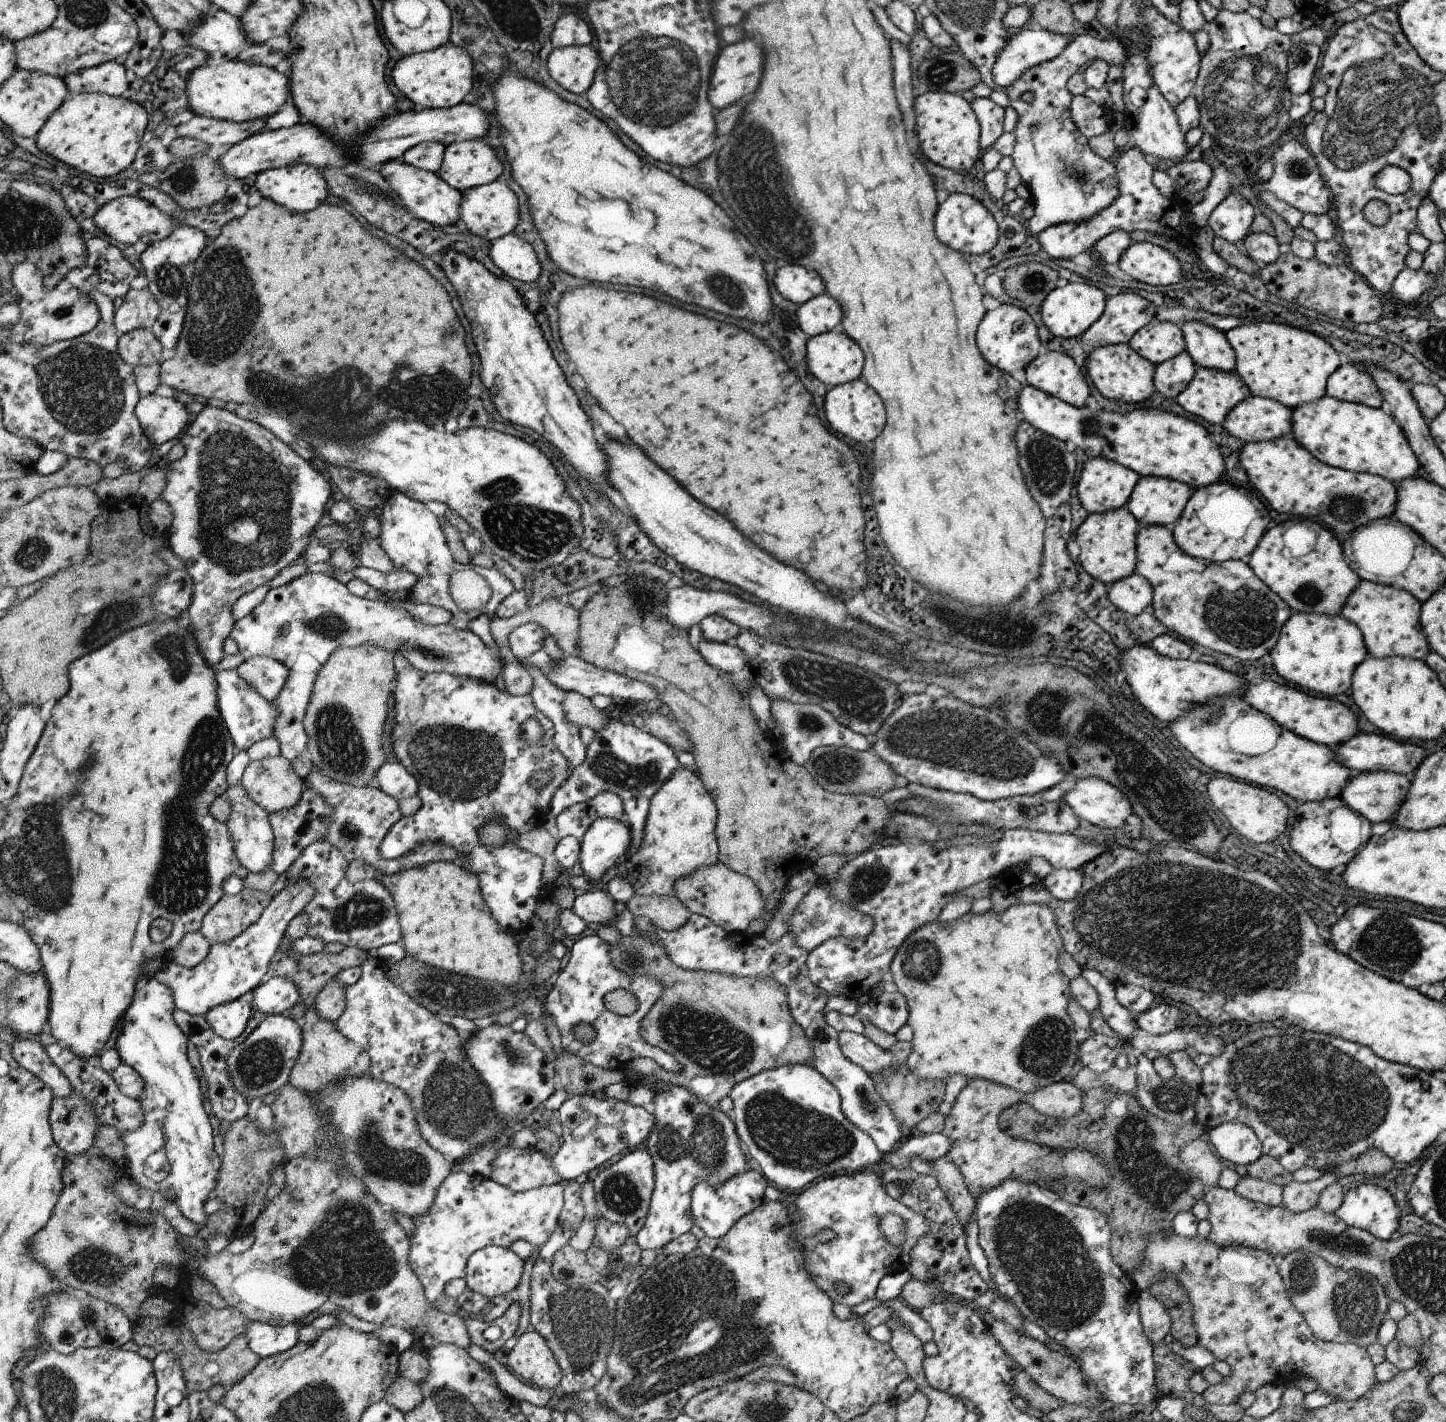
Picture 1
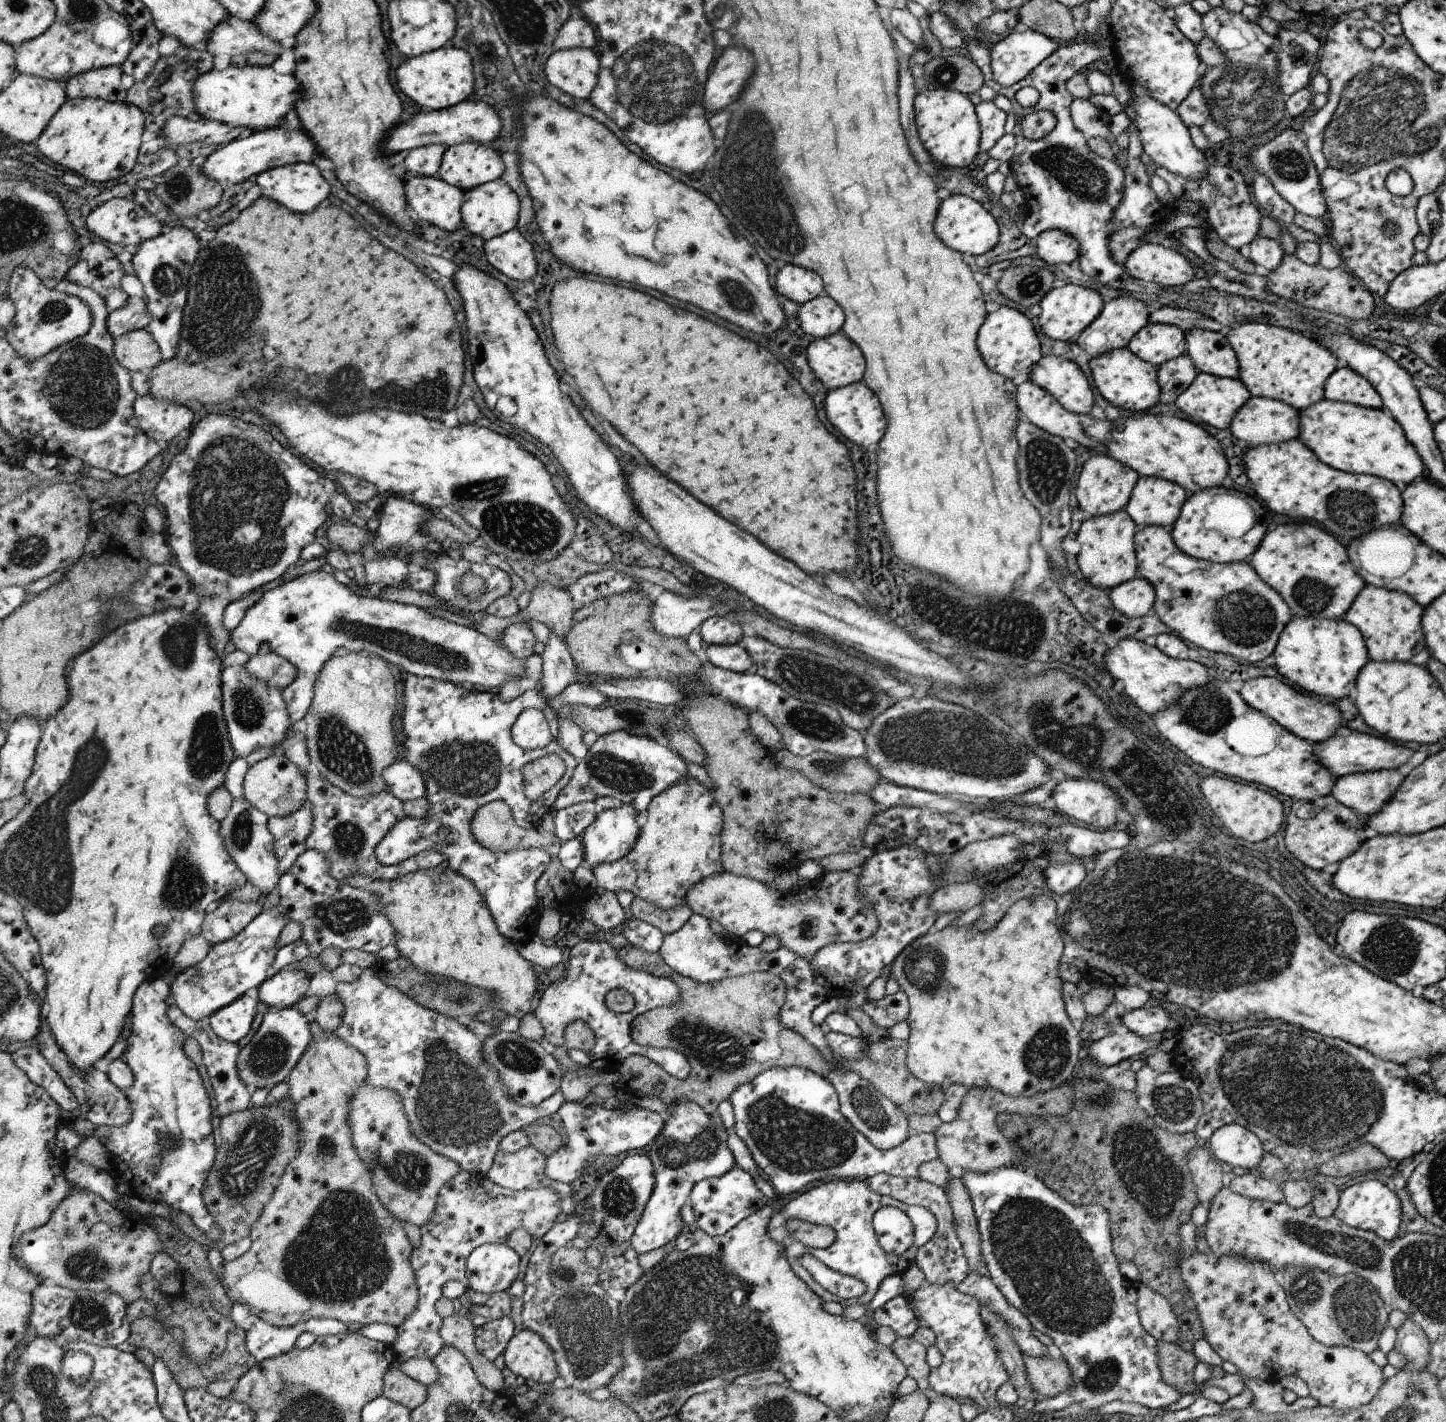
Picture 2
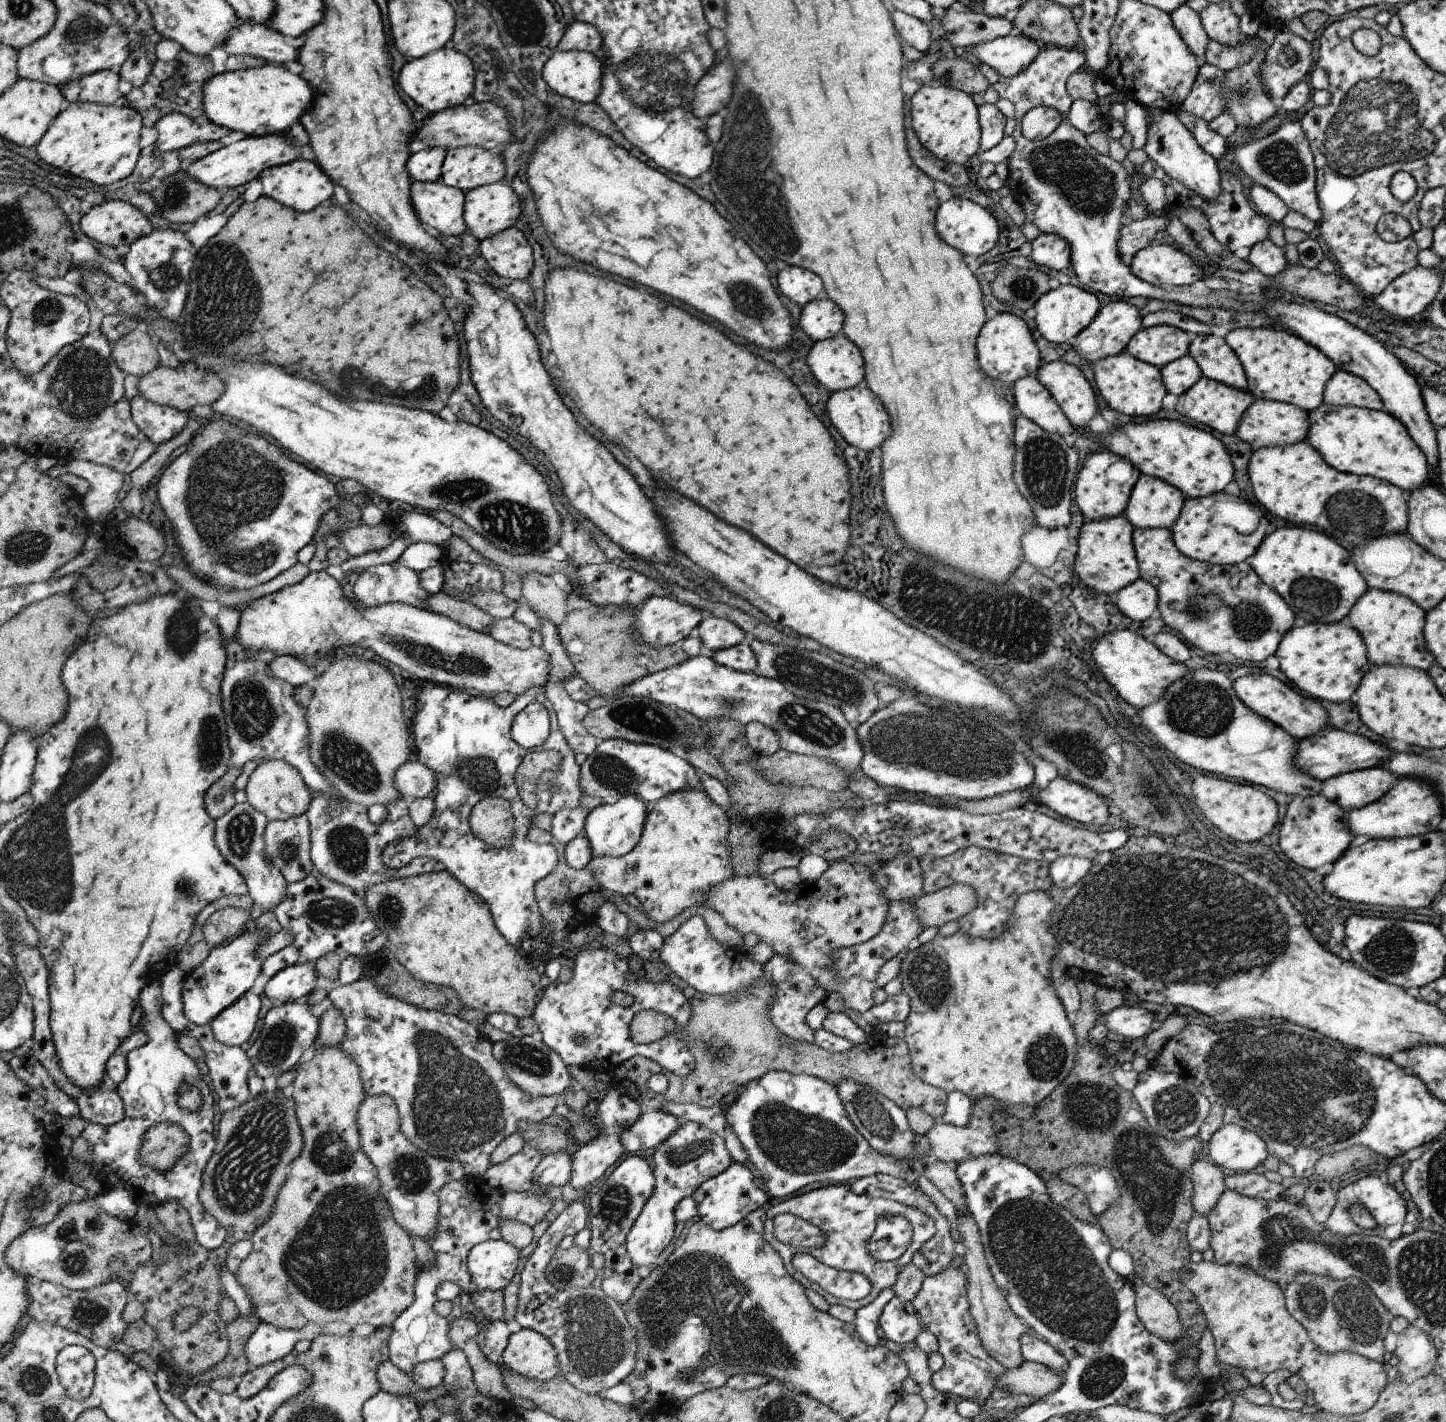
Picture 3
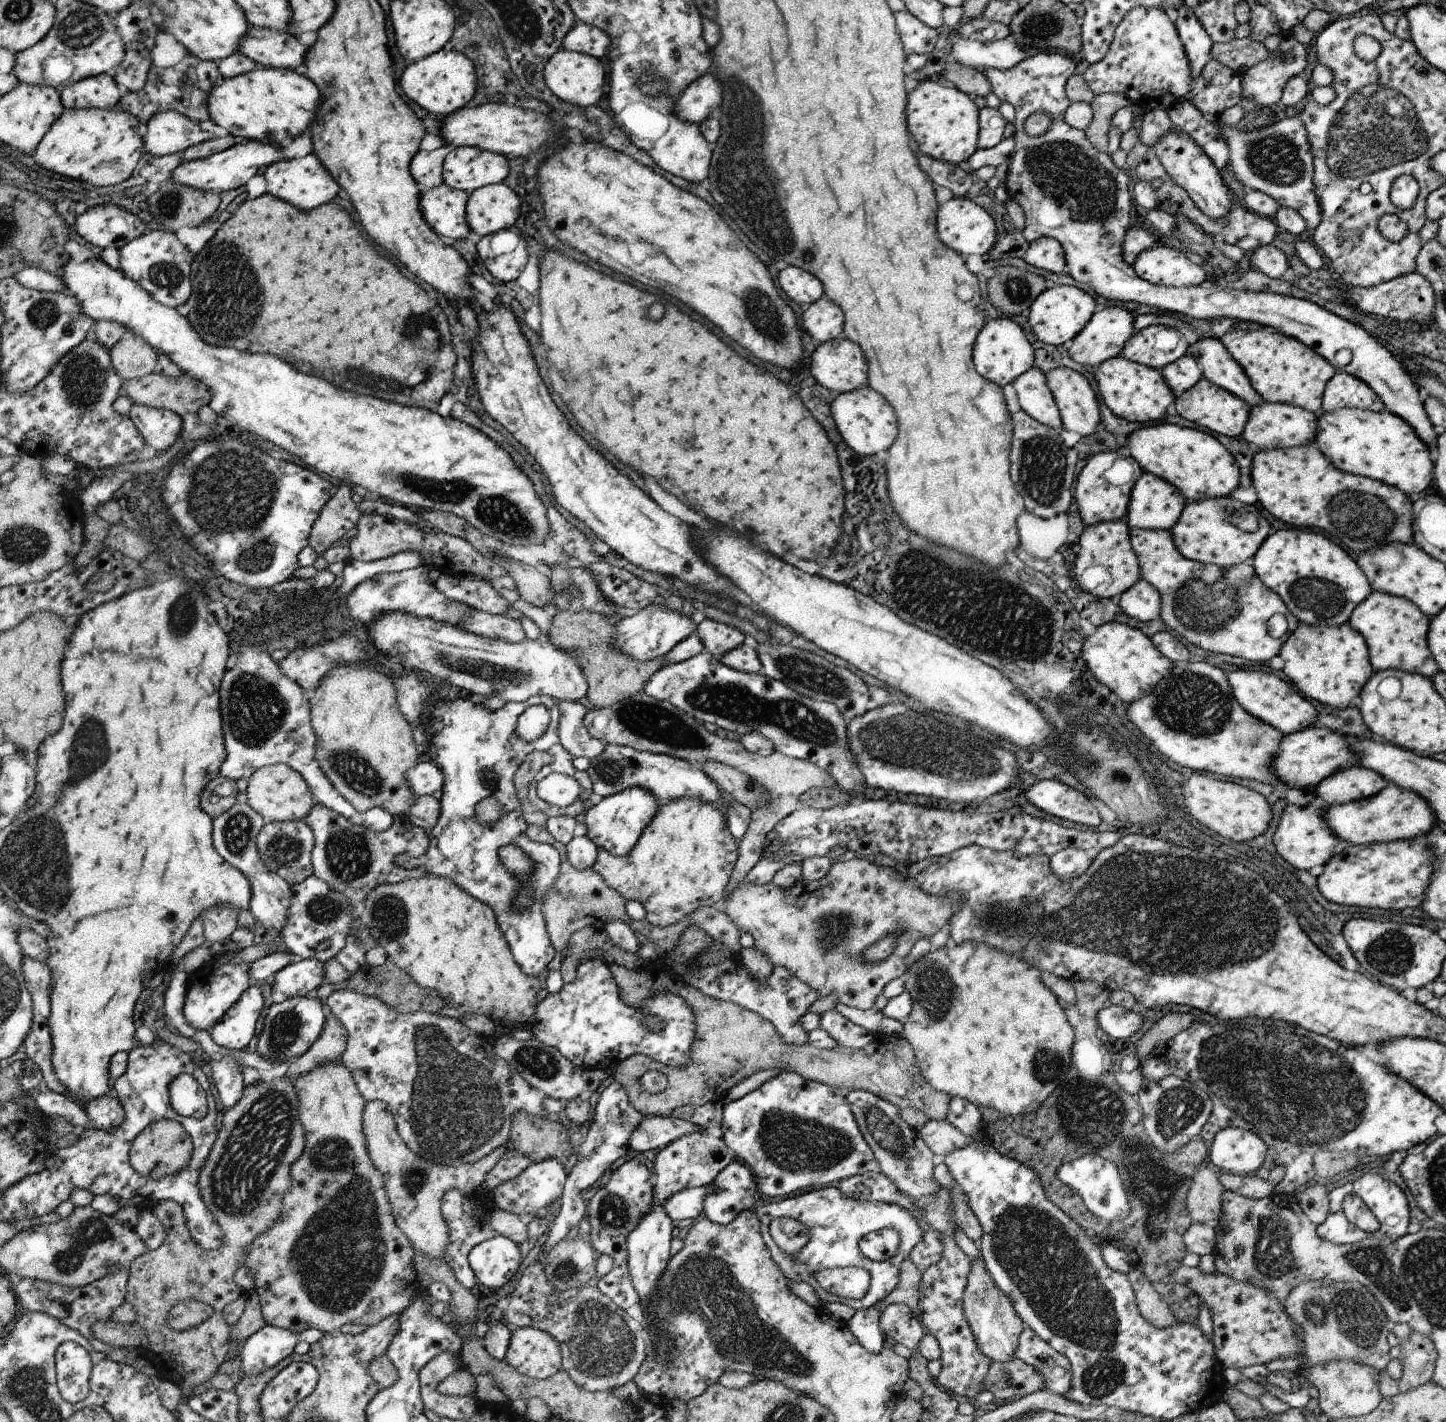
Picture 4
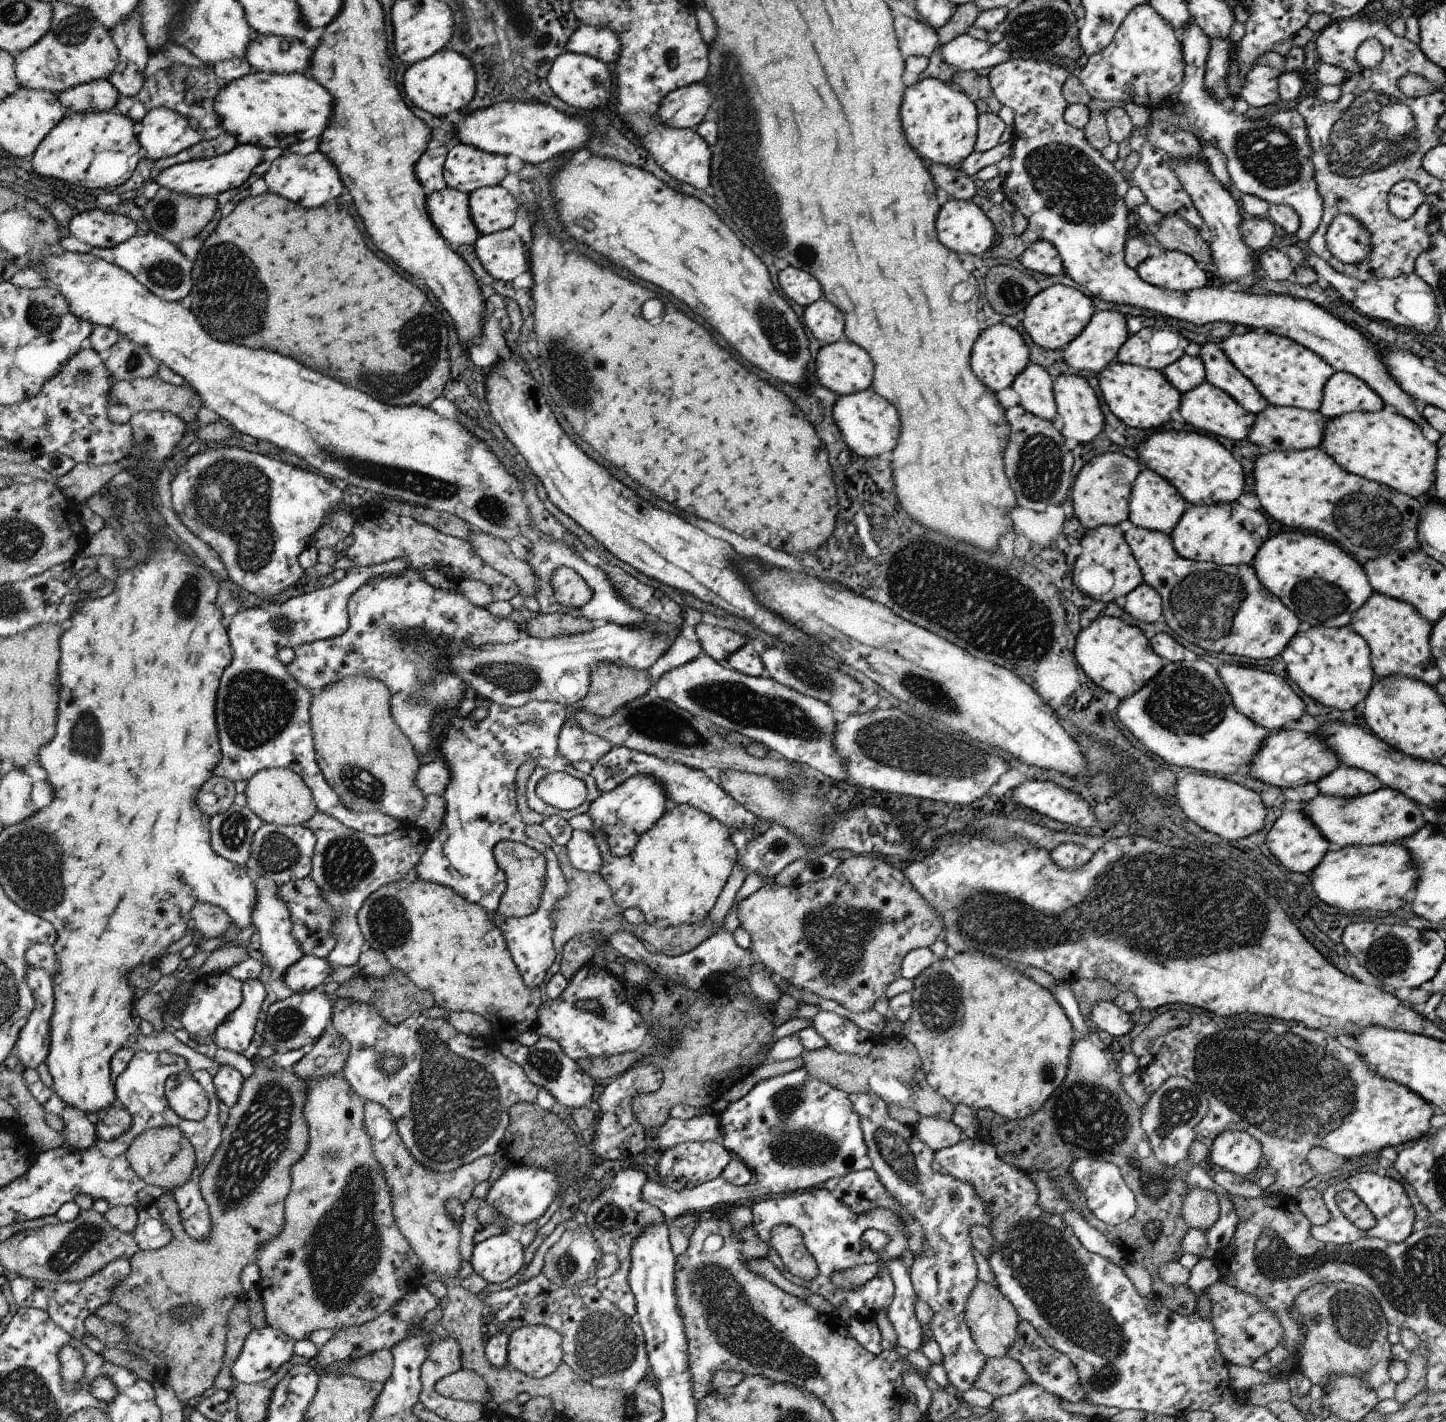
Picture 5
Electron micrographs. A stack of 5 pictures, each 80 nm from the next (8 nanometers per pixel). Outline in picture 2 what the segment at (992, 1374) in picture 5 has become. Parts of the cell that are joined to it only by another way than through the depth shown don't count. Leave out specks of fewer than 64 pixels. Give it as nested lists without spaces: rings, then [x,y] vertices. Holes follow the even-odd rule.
[[[1021,1353],[1021,1356],[1026,1369],[1026,1377],[1033,1391],[1040,1396],[1055,1397],[1071,1387],[1073,1376],[1064,1357],[1054,1358],[1046,1355],[1038,1358],[1024,1353]]]

